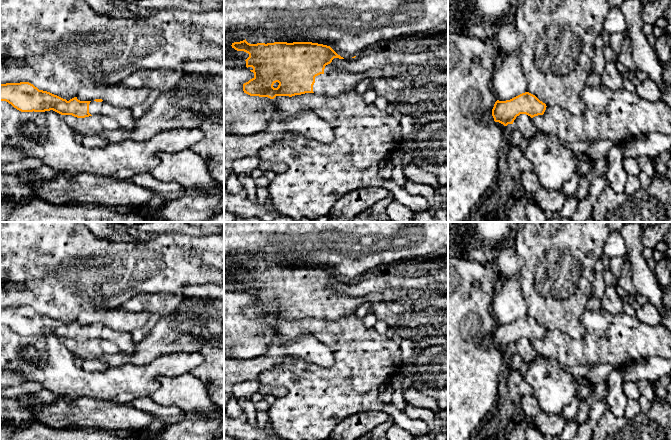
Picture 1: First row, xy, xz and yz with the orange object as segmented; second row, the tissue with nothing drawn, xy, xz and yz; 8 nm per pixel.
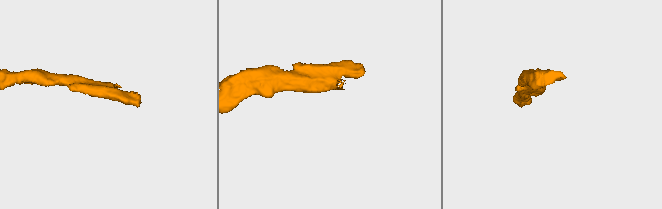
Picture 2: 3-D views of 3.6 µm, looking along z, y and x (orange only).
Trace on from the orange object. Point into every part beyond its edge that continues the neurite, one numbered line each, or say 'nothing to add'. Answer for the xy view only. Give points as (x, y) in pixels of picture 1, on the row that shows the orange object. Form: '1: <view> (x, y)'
1: xy (124, 117)

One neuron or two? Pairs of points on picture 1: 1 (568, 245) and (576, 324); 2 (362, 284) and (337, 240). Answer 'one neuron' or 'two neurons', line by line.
1: one neuron
2: two neurons

